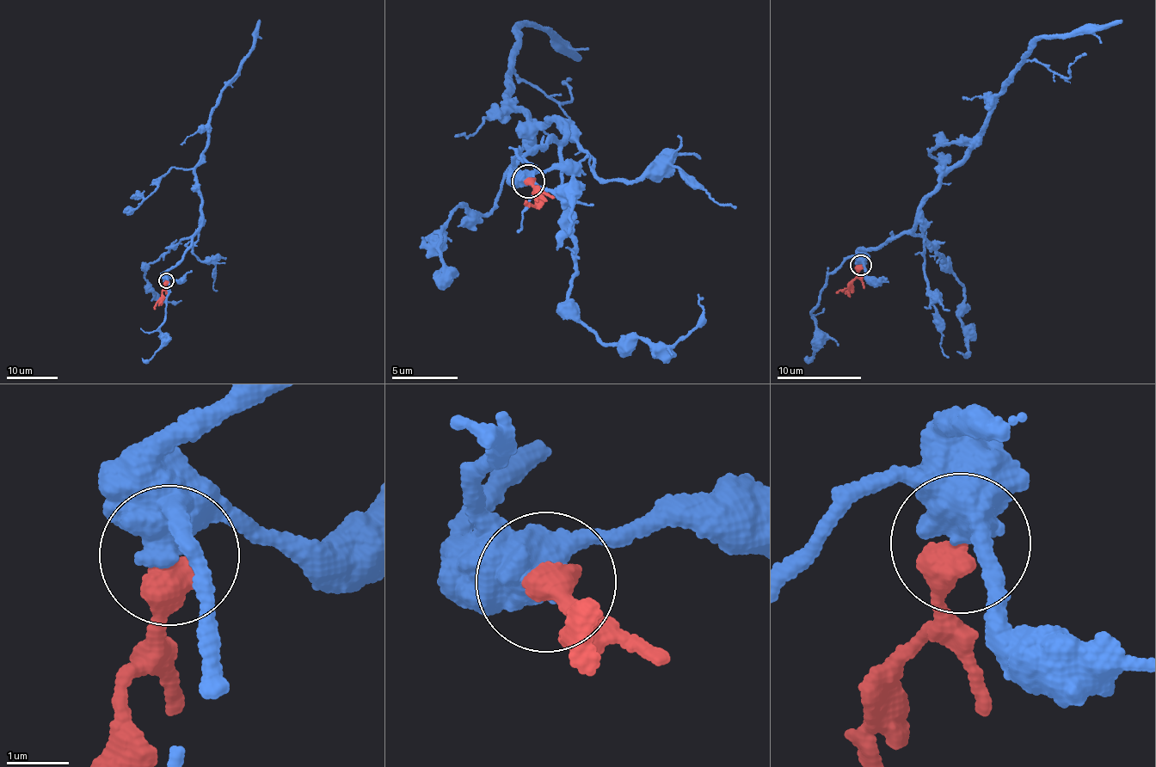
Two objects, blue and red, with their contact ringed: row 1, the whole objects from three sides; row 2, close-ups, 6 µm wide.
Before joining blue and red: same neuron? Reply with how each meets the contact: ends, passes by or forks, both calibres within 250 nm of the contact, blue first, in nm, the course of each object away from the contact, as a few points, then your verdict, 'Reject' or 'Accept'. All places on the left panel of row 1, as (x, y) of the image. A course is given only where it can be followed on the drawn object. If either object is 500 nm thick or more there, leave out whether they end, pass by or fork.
Thickness 600 nm (blue) against 480 nm. Course of blue: (166, 280), (200, 223), (195, 166), (206, 145), (212, 112), (250, 53), (259, 20). Course of red: (166, 281), (156, 309). Reject

